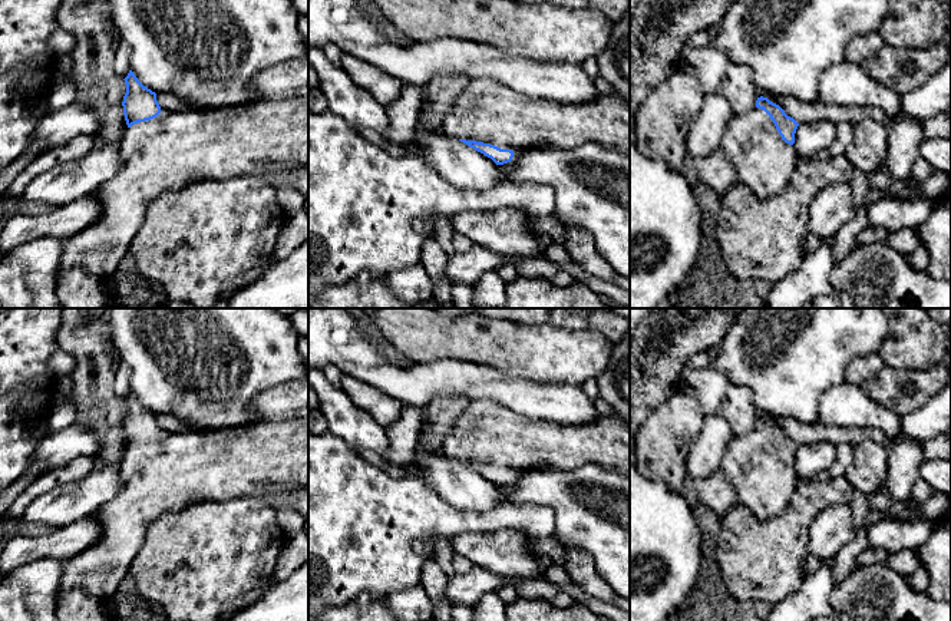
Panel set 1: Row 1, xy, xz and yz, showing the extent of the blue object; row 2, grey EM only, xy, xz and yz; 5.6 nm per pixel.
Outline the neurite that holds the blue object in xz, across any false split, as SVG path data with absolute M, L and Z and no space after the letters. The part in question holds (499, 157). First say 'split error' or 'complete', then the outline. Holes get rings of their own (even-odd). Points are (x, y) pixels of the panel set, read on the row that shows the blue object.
split error | M473 79L453 100L440 131L491 158L496 165L512 161L518 151L552 145L572 149L594 142L630 155L630 102L618 95L600 95L587 103L558 103L525 96L493 79Z

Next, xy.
split error | M132 70L123 80L126 93L122 106L128 125L128 131L119 142L123 165L109 182L93 192L102 204L102 217L92 227L66 240L59 271L82 267L90 275L109 280L143 224L148 204L168 189L182 189L195 181L224 182L308 165L308 96L287 100L255 100L231 112L192 108L169 112L159 106L156 93L143 86Z

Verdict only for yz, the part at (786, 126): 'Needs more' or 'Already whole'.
Needs more

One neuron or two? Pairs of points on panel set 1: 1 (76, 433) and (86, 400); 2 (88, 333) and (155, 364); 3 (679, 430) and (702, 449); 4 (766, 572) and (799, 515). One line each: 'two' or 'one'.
1: two
2: two
3: two
4: one

